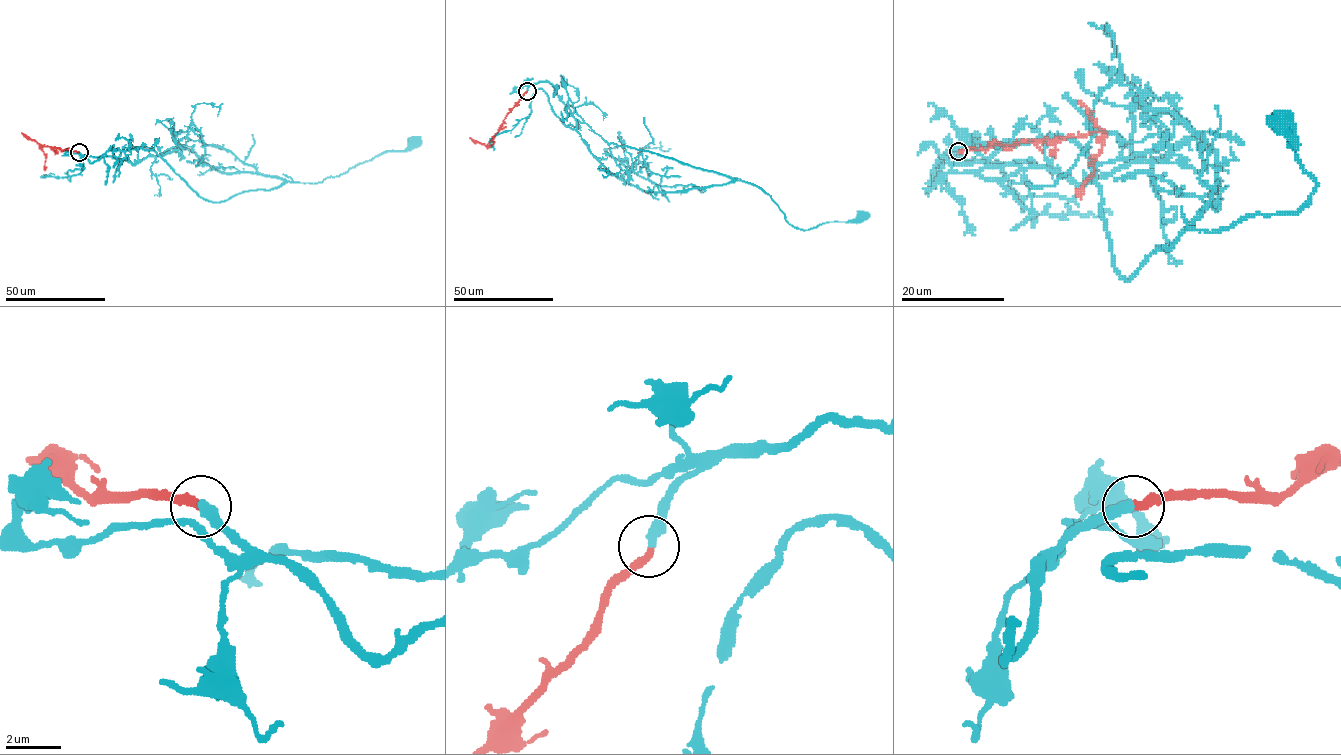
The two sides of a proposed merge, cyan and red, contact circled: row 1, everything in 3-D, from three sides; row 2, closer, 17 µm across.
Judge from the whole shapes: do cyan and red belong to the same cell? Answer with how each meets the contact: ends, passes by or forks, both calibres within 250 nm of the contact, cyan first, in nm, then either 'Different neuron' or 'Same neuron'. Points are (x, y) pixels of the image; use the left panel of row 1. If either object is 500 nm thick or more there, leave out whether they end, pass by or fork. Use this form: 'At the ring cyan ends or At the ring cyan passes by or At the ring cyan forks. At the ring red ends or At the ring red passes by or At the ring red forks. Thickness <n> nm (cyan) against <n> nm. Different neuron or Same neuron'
At the ring cyan ends. At the ring red ends. Thickness 360 nm (cyan) against 320 nm. Same neuron

